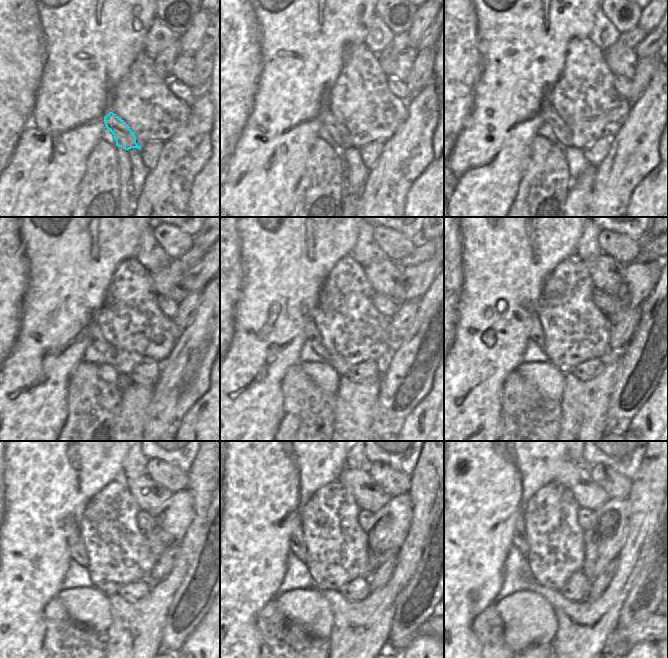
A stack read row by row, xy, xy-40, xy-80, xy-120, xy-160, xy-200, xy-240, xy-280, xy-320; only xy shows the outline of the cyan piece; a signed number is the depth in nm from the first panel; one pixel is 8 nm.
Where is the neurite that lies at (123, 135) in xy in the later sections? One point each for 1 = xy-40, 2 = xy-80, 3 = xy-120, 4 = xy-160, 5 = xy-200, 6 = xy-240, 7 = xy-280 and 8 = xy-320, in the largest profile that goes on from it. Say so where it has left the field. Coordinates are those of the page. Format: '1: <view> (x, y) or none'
1: xy-40 (341, 135)
2: xy-80 (564, 135)
3: xy-120 (97, 340)
4: xy-160 (312, 334)
5: xy-200 (536, 335)
6: xy-240 (76, 546)
7: xy-280 (298, 546)
8: xy-320 (519, 539)

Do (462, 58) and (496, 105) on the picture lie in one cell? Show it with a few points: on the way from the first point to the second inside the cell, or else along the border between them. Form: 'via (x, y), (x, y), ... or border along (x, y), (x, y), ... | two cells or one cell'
via (458, 81), (458, 114), (465, 121), (473, 119) | one cell

